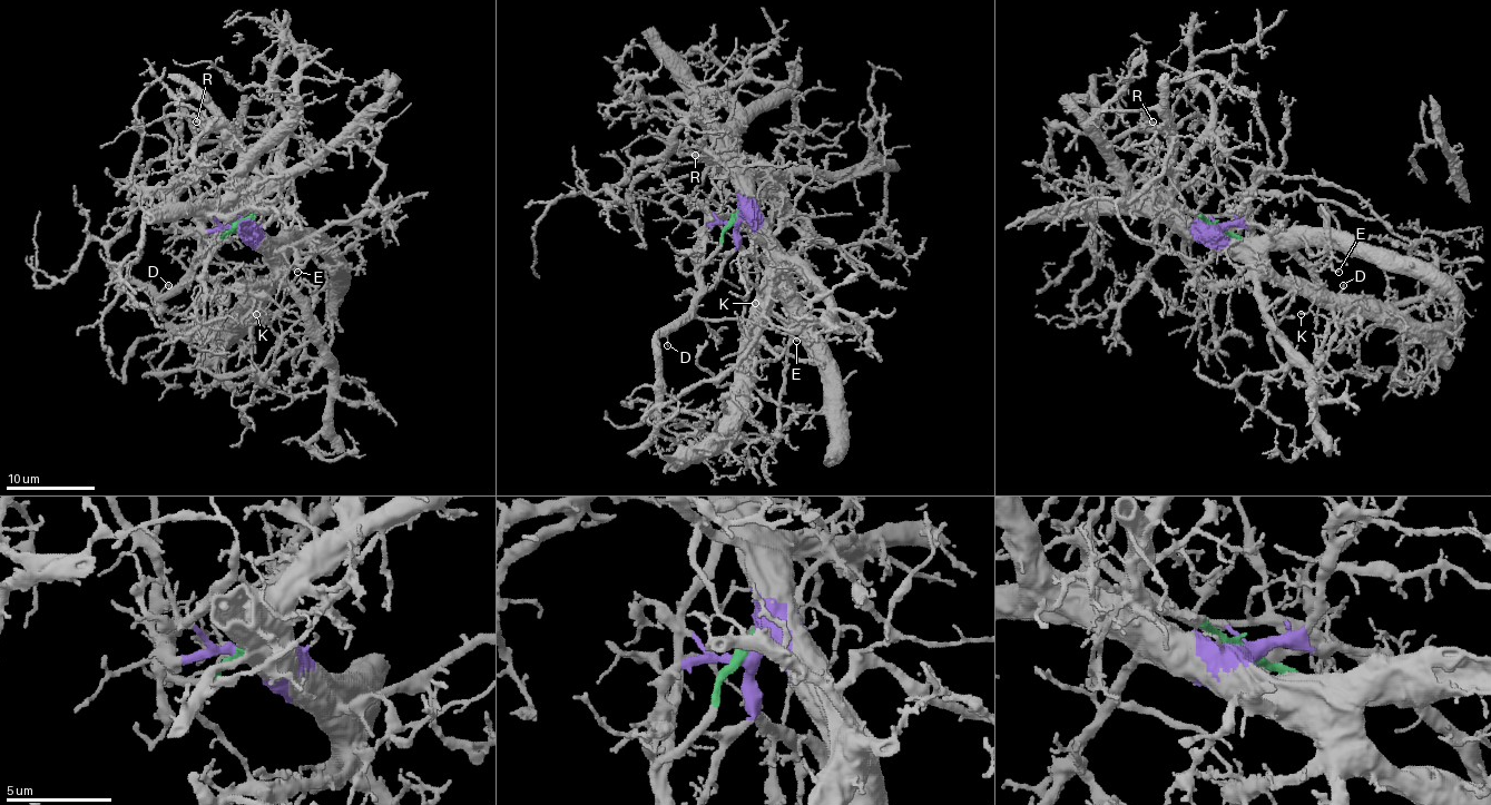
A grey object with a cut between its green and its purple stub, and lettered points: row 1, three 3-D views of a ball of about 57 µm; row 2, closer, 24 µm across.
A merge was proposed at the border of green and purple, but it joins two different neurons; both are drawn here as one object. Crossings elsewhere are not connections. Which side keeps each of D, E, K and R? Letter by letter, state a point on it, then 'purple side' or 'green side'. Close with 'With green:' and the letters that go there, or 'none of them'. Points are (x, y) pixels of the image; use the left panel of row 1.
D: place (168, 285); green side
E: place (297, 272); green side
K: place (256, 314); purple side
R: place (196, 121); purple side
With green: D, E

